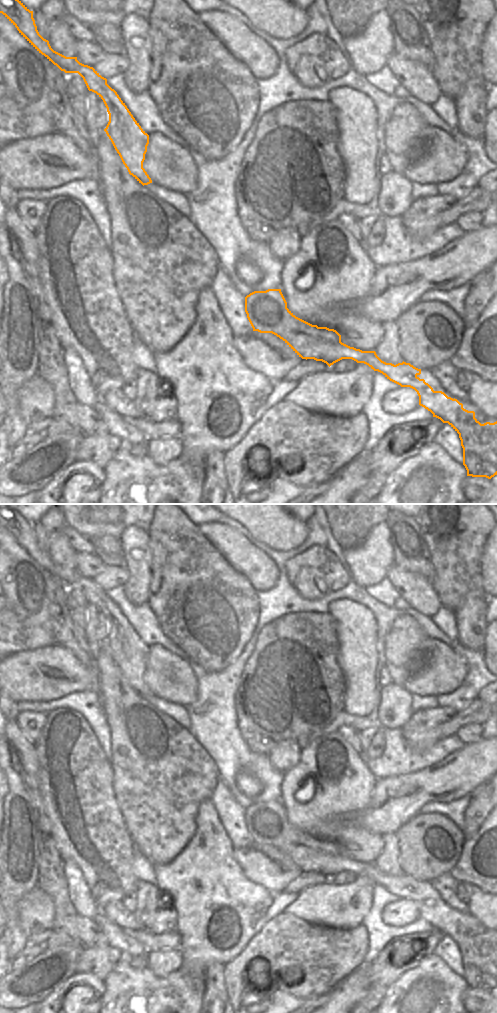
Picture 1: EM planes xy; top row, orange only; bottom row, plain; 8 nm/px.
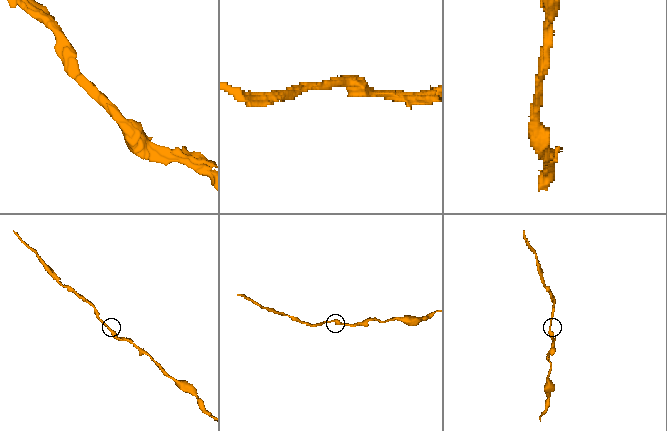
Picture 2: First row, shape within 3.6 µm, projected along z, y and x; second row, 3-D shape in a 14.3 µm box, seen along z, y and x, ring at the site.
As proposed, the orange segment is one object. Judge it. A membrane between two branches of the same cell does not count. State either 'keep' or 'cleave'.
keep

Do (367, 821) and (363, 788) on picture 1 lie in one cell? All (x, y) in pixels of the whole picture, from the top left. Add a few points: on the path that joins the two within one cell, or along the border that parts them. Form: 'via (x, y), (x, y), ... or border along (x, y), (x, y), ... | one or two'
border along (375, 786), (371, 801), (363, 810), (344, 816) | two

